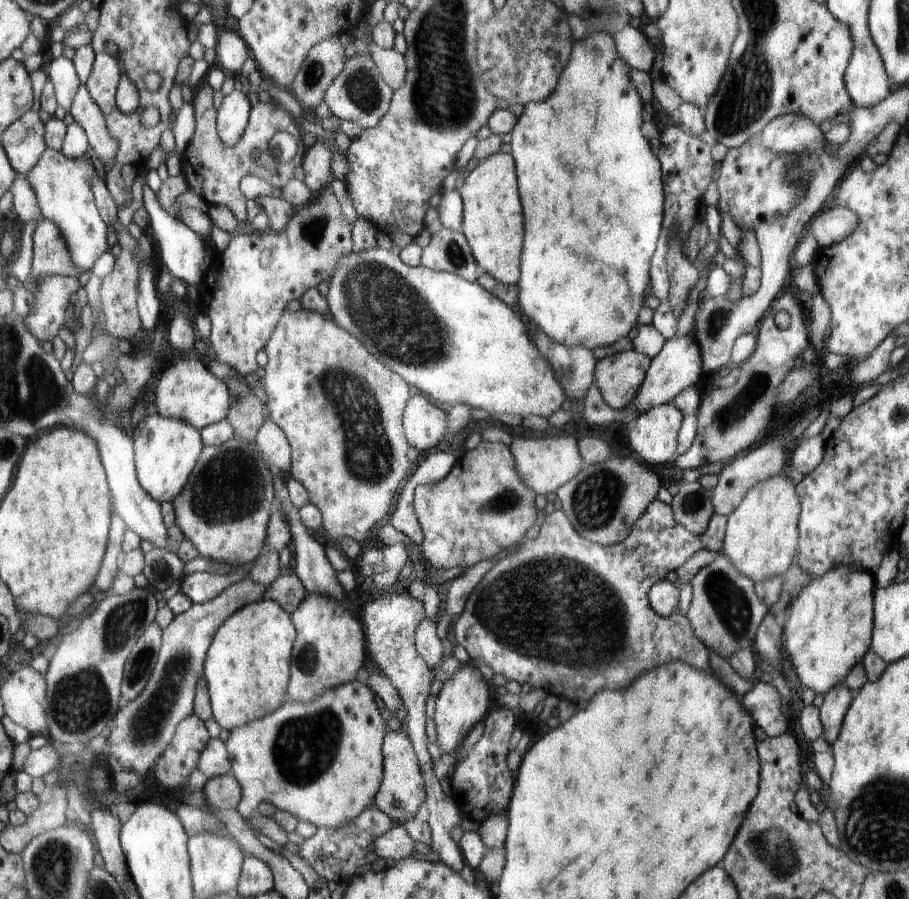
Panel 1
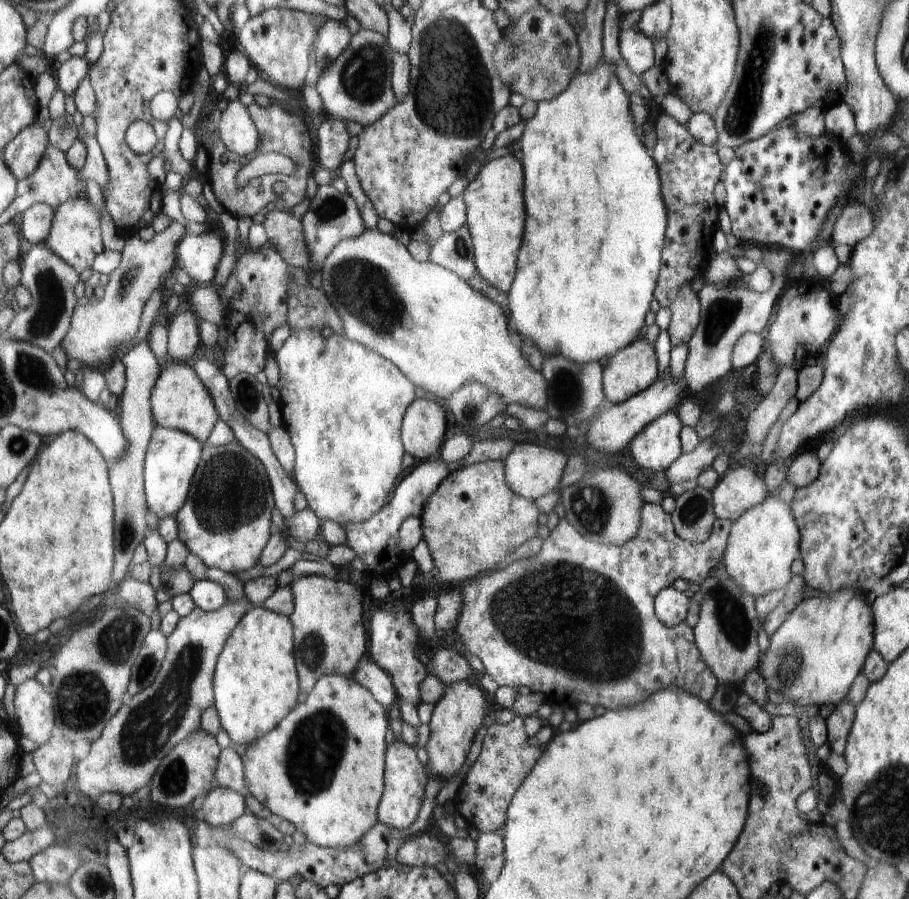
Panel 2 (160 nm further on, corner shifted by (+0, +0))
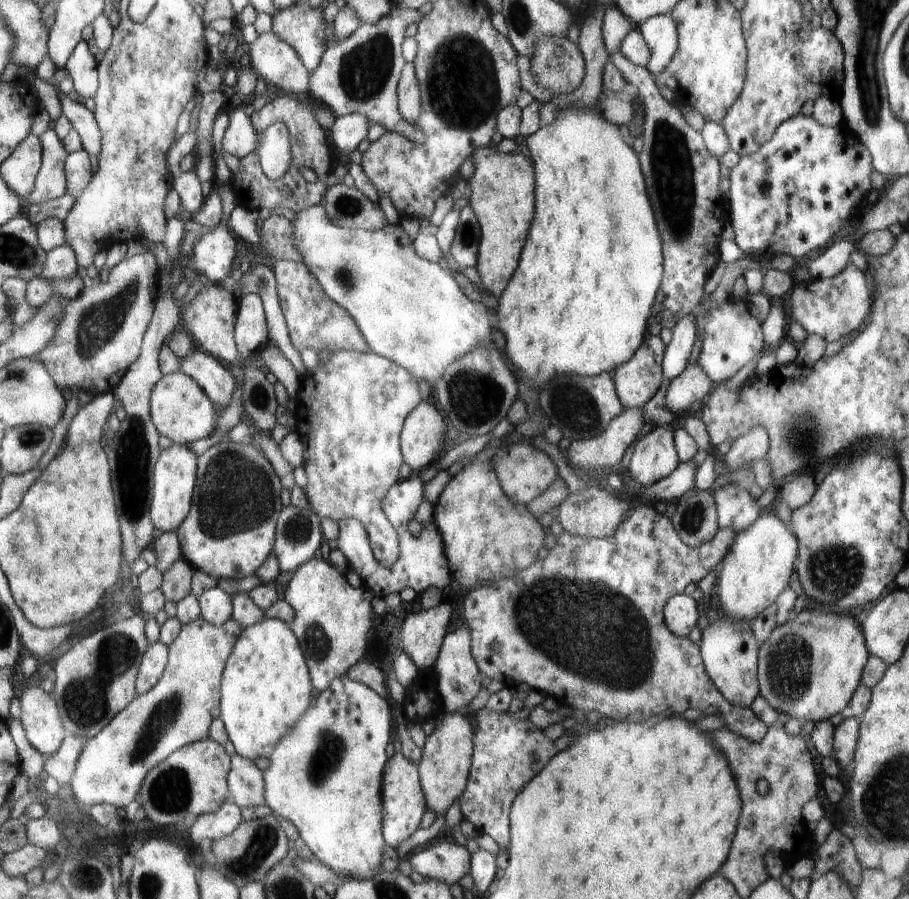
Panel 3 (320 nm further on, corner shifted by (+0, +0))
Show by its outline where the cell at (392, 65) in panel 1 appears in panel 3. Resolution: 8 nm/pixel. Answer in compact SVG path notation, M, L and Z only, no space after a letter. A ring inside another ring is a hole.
M409 62L403 68L398 97L399 111L402 113L404 120L414 125L421 115L421 92L413 62Z

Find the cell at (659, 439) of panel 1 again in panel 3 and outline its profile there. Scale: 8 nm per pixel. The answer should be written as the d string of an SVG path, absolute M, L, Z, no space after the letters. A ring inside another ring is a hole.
M671 426L646 429L635 444L628 474L645 488L664 480L680 463Z

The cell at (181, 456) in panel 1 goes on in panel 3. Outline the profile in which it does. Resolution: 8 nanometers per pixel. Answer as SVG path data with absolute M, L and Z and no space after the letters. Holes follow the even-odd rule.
M174 443L170 448L161 450L159 460L155 464L153 476L153 497L151 498L152 524L158 534L178 532L180 525L190 512L192 494L196 486L196 456L186 445Z

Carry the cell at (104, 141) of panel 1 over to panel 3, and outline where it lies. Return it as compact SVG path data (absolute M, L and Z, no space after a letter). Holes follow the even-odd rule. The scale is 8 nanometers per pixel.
M82 41L66 65L68 74L75 80L76 91L86 98L95 98L101 87L100 55L94 55L88 41Z

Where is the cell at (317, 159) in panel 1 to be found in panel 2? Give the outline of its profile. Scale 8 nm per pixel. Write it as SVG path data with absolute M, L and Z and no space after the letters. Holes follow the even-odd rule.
M339 117L323 118L320 127L316 129L320 164L331 172L337 172L342 166L342 158L352 137L345 122Z

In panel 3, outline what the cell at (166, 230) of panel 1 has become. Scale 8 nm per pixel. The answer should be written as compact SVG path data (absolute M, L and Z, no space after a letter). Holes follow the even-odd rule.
M220 183L222 190L223 215L220 223L212 229L199 234L194 246L193 268L211 281L222 282L230 276L234 264L236 242L228 230L227 218L235 207L235 196L230 184Z

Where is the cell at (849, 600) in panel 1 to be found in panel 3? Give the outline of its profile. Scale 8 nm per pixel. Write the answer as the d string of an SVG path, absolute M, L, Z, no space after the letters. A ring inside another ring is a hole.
M800 612L794 620L787 620L771 632L759 647L758 679L759 694L762 695L778 714L781 712L799 721L813 724L829 720L834 714L847 713L847 708L859 688L862 670L867 664L868 650L864 644L864 634L860 632L852 618L828 612Z

